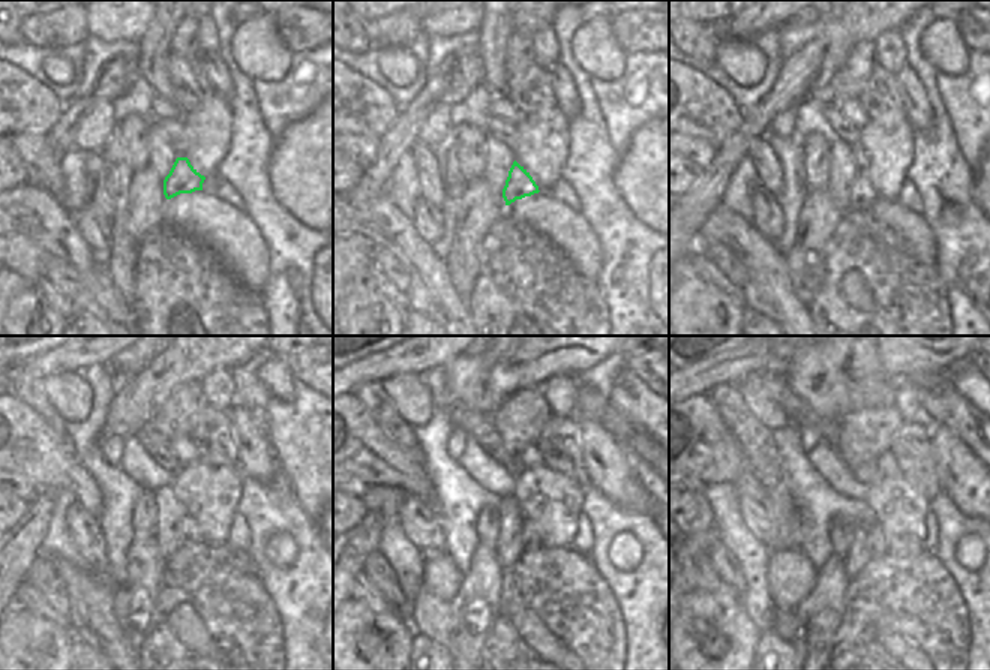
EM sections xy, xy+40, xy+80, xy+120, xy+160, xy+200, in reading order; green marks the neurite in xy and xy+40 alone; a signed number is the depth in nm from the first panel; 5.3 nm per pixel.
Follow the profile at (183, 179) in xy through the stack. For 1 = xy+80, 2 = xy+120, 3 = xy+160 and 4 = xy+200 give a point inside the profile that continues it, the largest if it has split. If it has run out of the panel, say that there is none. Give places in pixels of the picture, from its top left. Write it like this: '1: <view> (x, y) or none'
1: xy+80 (863, 194)
2: xy+120 (188, 528)
3: xy+160 (528, 537)
4: xy+200 (875, 546)

